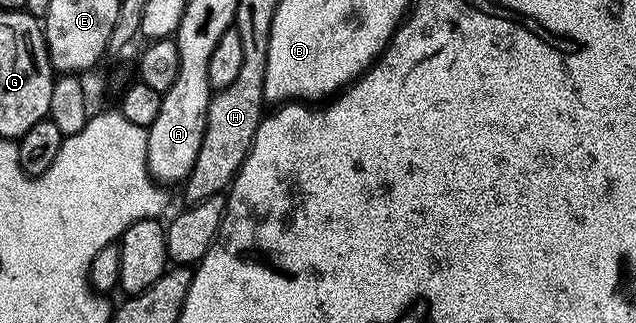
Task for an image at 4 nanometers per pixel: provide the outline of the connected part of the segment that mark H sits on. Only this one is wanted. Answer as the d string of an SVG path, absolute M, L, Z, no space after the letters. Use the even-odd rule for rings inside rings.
M249 45L246 49L246 61L242 64L242 74L238 76L238 81L234 81L230 89L213 94L206 125L206 137L202 141L202 153L198 153L198 161L190 173L188 182L182 187L189 204L210 201L210 197L225 194L238 177L254 145L254 137L266 115L264 82L266 81L267 64L267 46Z

